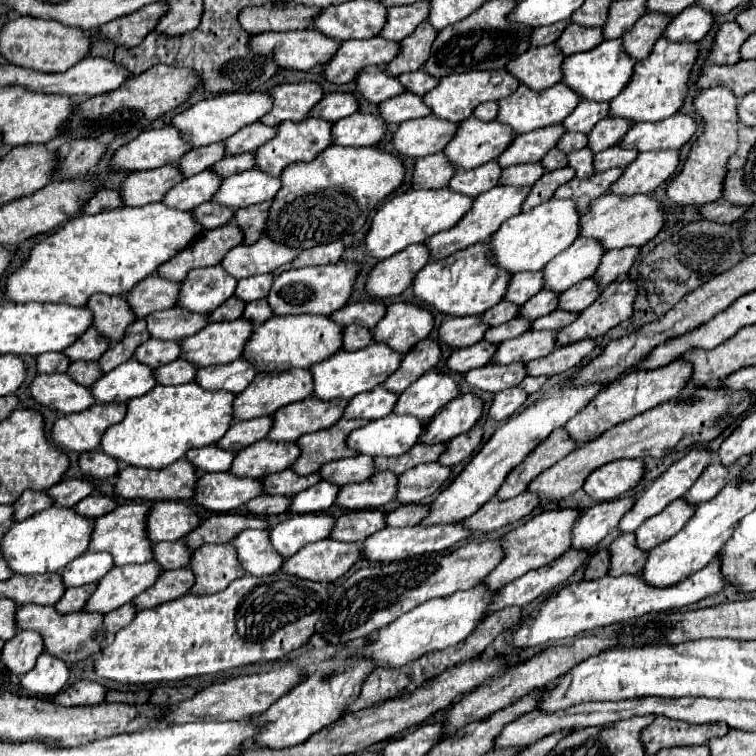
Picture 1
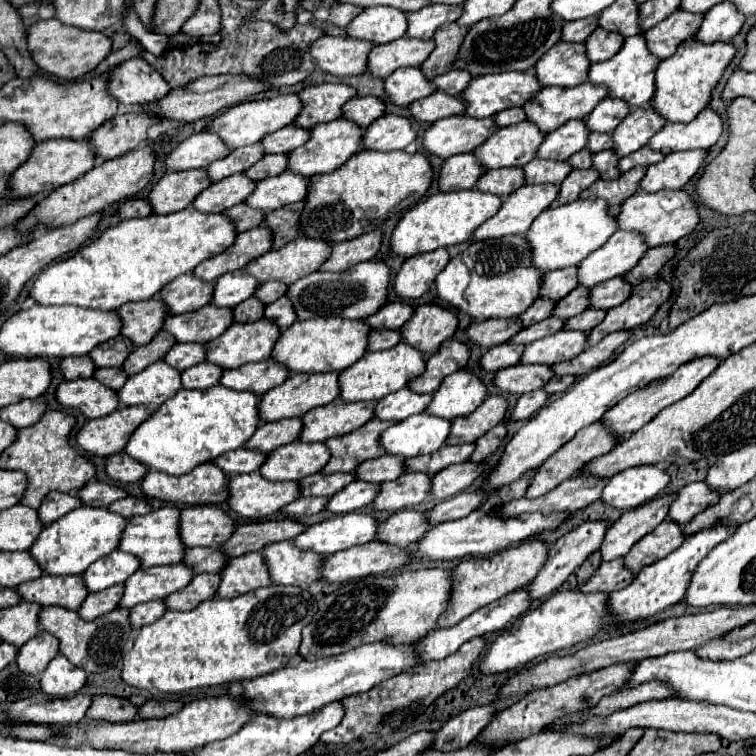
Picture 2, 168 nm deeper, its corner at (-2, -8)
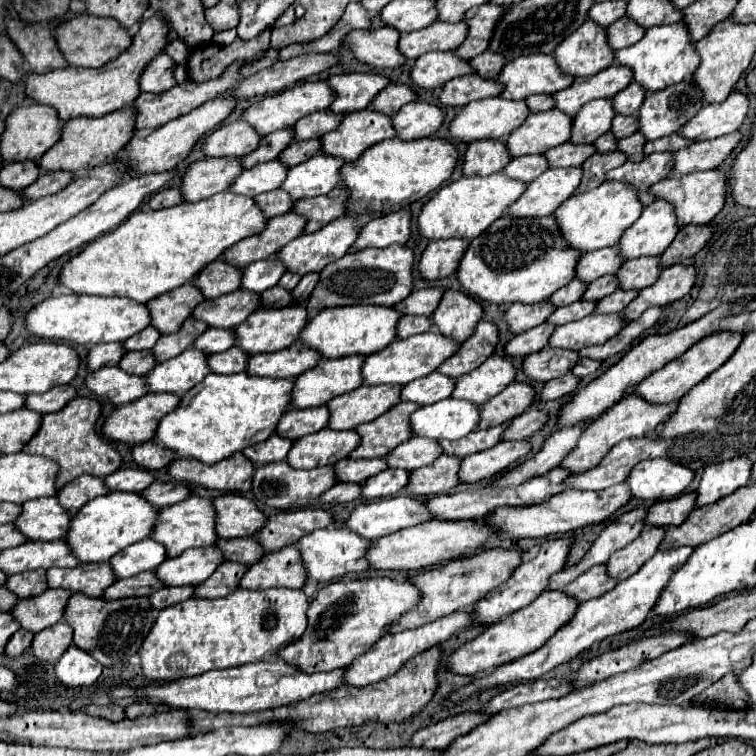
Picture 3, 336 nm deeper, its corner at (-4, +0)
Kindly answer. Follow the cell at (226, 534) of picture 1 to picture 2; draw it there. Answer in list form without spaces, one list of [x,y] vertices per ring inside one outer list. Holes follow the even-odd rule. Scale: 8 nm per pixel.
[[[290,518],[242,524],[232,534],[232,538],[224,544],[224,554],[228,558],[234,558],[246,552],[256,552],[256,550],[262,550],[266,544],[280,542],[280,540],[292,540],[302,530],[304,526]]]

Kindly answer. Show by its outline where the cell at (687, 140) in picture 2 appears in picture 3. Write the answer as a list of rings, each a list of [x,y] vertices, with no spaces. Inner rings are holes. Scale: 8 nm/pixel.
[[[732,92],[722,104],[708,104],[702,108],[688,124],[682,128],[682,136],[690,140],[718,138],[736,132],[748,114],[748,96],[742,92]]]

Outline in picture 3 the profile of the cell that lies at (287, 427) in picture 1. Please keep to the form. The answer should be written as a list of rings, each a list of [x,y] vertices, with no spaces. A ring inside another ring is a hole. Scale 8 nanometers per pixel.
[[[402,384],[360,386],[328,402],[332,430],[354,430],[362,422],[372,422],[400,402]]]

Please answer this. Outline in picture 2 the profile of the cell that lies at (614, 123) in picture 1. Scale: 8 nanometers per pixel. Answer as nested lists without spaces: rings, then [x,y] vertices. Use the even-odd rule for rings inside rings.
[[[638,108],[630,112],[620,126],[612,132],[612,142],[614,142],[614,152],[622,158],[638,148],[646,146],[648,140],[664,126],[664,118],[660,118],[652,108]]]

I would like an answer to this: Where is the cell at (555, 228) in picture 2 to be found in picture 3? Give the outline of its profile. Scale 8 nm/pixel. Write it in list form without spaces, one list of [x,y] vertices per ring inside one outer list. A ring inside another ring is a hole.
[[[606,180],[604,184],[600,184],[590,192],[574,194],[572,198],[566,200],[566,204],[562,204],[554,212],[568,244],[580,252],[592,252],[618,244],[622,232],[626,232],[626,228],[630,228],[630,224],[638,220],[638,214],[642,214],[638,192],[634,192],[630,184],[616,180]]]

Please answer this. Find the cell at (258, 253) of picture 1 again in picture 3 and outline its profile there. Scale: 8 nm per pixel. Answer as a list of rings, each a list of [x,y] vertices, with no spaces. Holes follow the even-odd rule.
[[[340,216],[334,222],[330,222],[328,226],[324,226],[322,230],[314,232],[314,234],[302,234],[296,240],[292,240],[290,244],[286,244],[276,256],[288,266],[290,272],[298,272],[300,276],[308,274],[308,272],[320,272],[326,264],[342,258],[344,254],[348,254],[350,246],[354,244],[354,240],[358,238],[358,232],[362,230],[360,222],[356,216]]]

